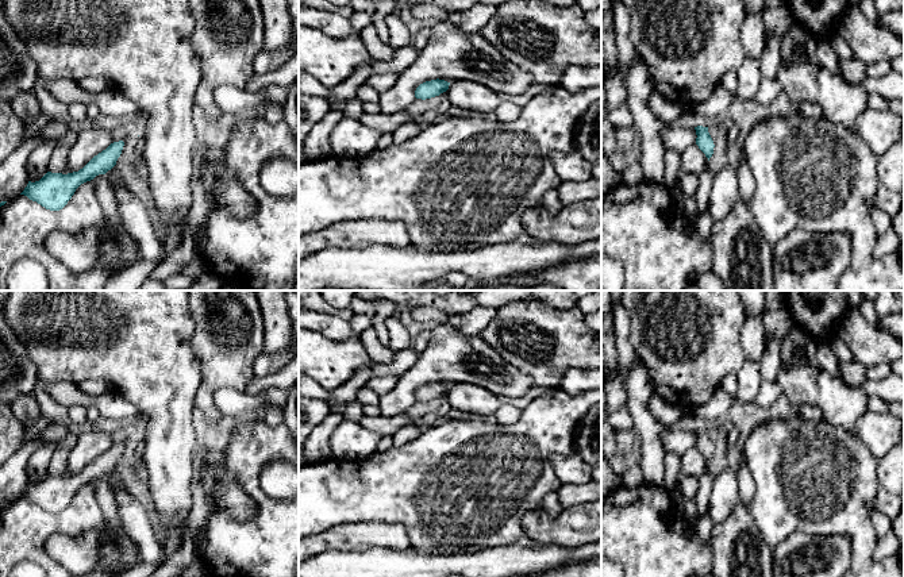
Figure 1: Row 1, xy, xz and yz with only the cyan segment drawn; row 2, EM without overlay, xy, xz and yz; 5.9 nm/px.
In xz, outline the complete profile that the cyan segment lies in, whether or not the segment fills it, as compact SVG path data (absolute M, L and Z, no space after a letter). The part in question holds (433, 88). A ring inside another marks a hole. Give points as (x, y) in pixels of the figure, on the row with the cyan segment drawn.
M431 80L420 84L416 91L415 91L415 97L416 99L431 99L435 96L439 96L441 93L446 92L449 89L450 82L445 80Z

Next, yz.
M697 126L695 127L696 130L696 145L699 146L699 149L705 154L705 157L709 158L712 157L713 154L713 141L708 132L708 127L703 127L703 126Z

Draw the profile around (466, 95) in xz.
M470 81L450 82L446 95L451 105L476 112L495 112L500 103L496 92Z

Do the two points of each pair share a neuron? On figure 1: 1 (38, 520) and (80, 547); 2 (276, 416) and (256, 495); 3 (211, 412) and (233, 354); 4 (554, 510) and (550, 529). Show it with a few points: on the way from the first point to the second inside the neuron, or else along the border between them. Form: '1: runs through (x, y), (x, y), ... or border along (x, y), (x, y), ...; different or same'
1: border along (89, 531), (74, 537), (52, 534), (45, 550); different
2: border along (262, 420), (270, 426), (281, 423); different
3: runs through (207, 397), (207, 388), (219, 369); same
4: border along (542, 507), (554, 516), (564, 510); different

